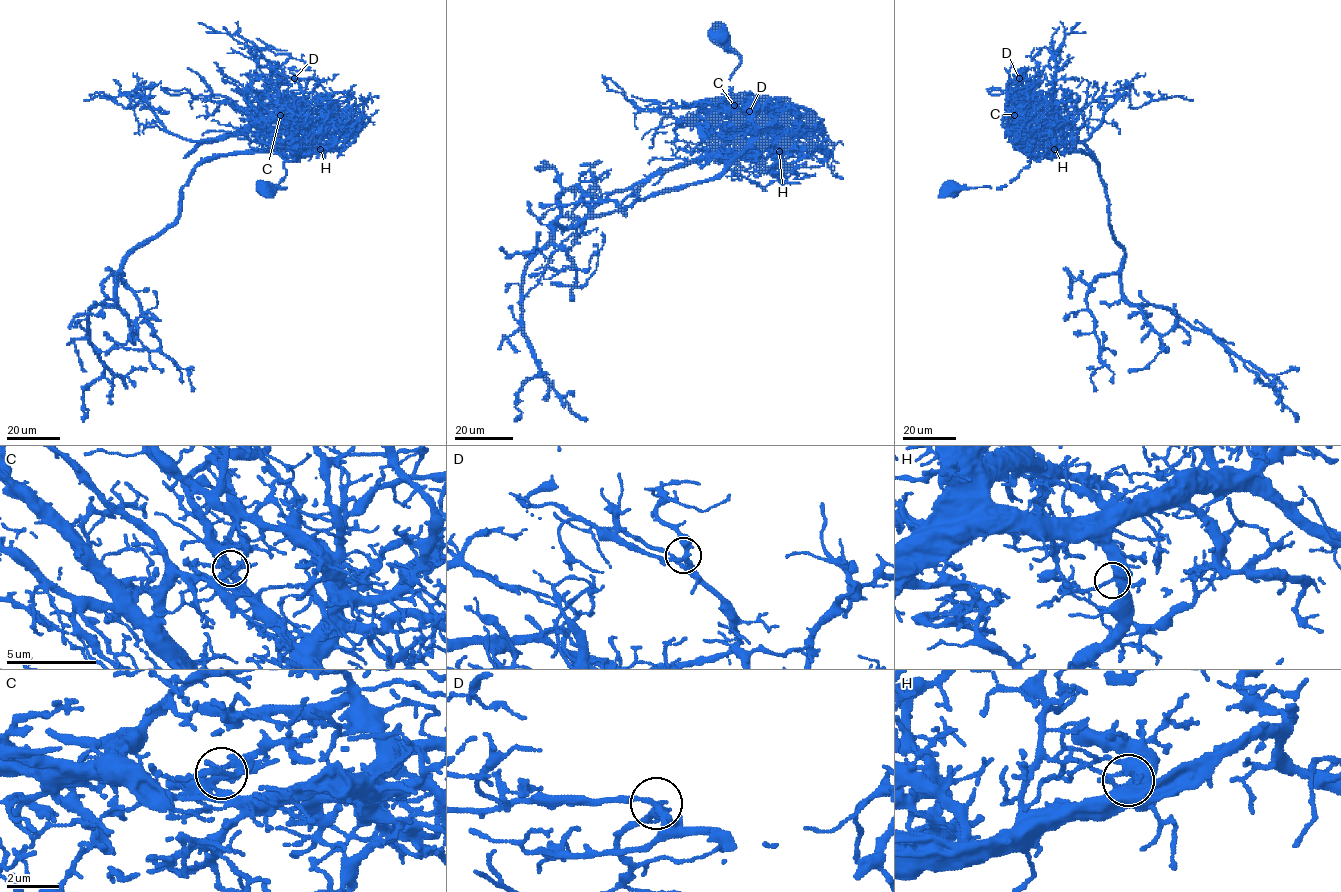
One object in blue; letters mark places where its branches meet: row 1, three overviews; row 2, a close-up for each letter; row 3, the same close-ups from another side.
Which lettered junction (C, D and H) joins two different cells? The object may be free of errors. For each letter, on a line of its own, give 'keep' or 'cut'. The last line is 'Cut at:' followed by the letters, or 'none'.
C: cut
D: keep
H: keep
Cut at: C

